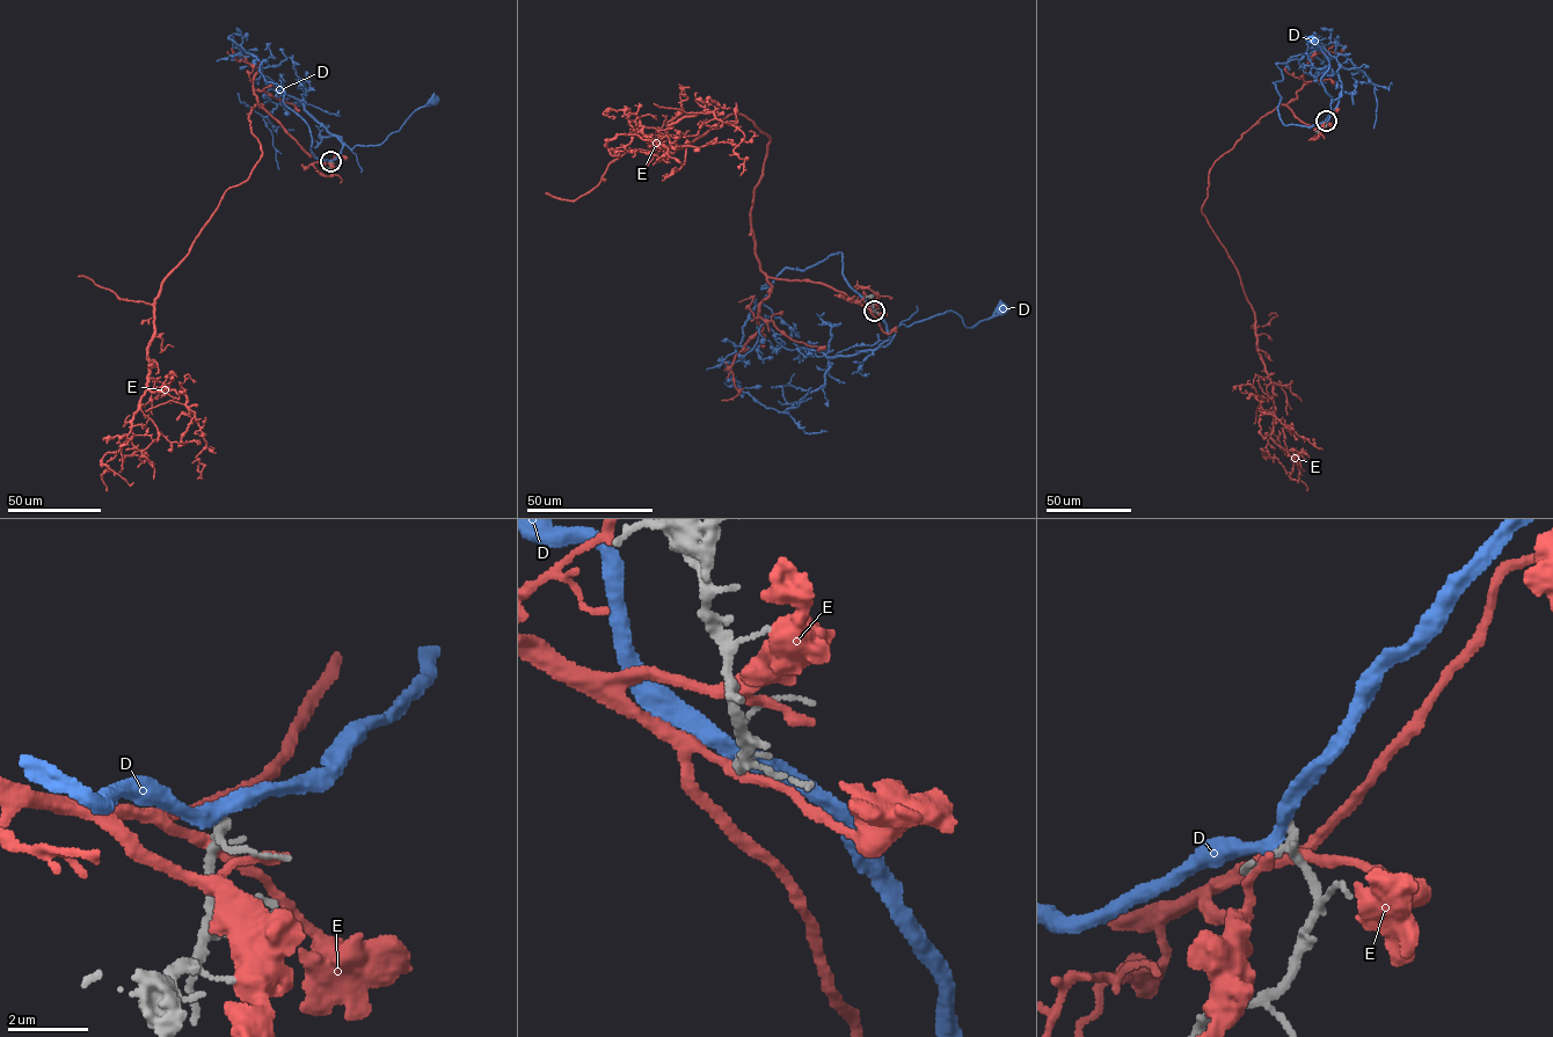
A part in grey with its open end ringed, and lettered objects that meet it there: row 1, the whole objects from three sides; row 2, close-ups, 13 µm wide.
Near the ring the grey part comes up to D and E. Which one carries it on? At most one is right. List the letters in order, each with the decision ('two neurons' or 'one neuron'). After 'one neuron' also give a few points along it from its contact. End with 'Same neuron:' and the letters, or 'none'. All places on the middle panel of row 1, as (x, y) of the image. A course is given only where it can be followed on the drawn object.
D: two neurons
E: two neurons
Same neuron: none

